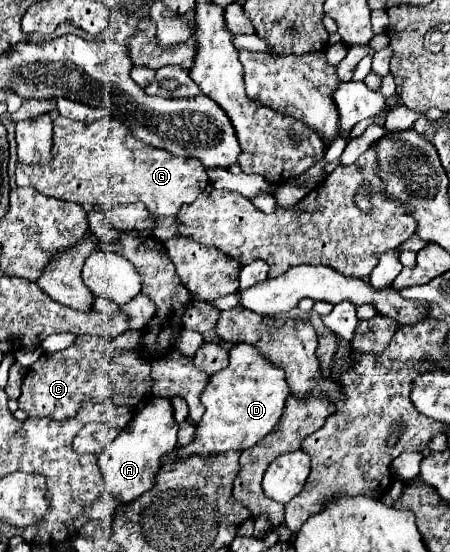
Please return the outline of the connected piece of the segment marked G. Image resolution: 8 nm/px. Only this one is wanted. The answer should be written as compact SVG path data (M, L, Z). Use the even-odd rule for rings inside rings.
M59 116L53 122L53 154L55 154L55 158L47 166L17 164L17 186L31 186L45 196L53 196L53 198L67 200L67 202L77 202L85 208L95 206L95 204L111 208L115 204L143 202L147 206L147 210L151 212L151 216L155 218L153 236L161 242L181 236L179 220L177 220L179 208L183 204L193 202L209 184L207 170L199 160L193 160L187 156L173 156L165 150L143 144L141 140L131 136L129 128L125 128L119 120L113 120L111 116L103 116L91 124L83 124L77 120Z

